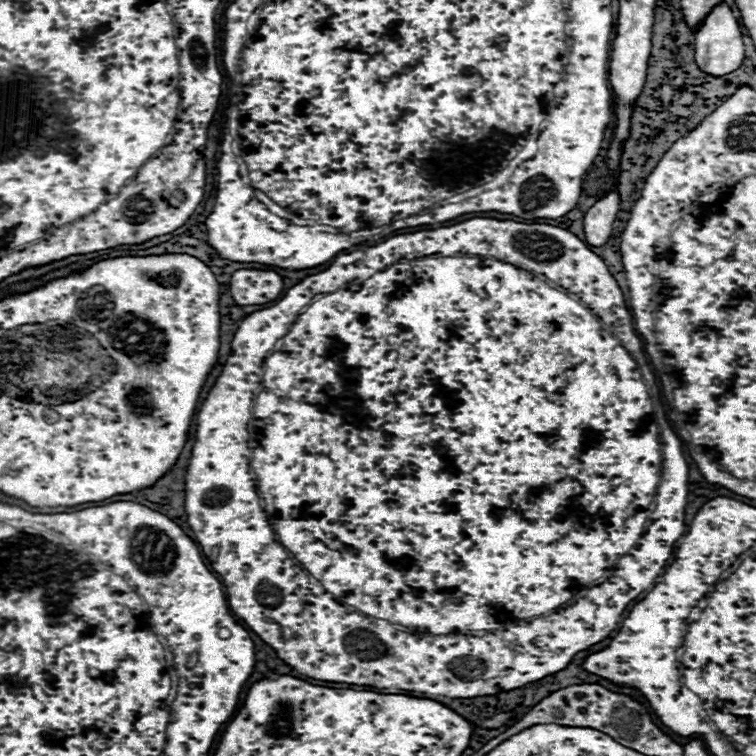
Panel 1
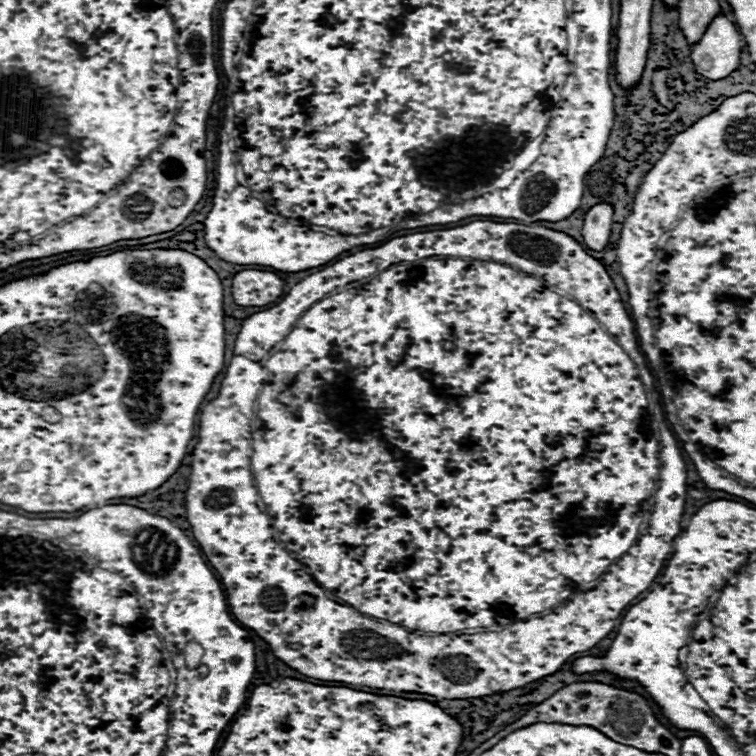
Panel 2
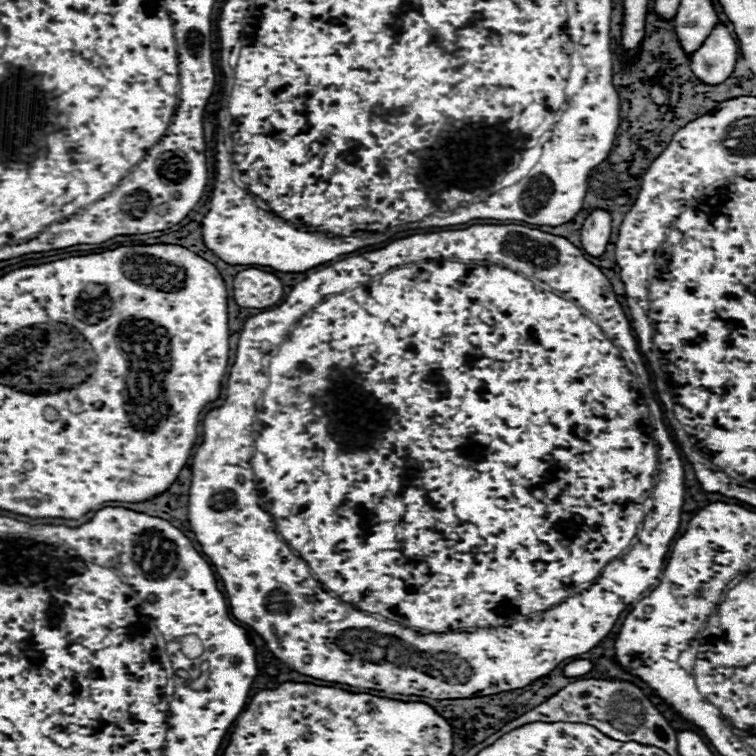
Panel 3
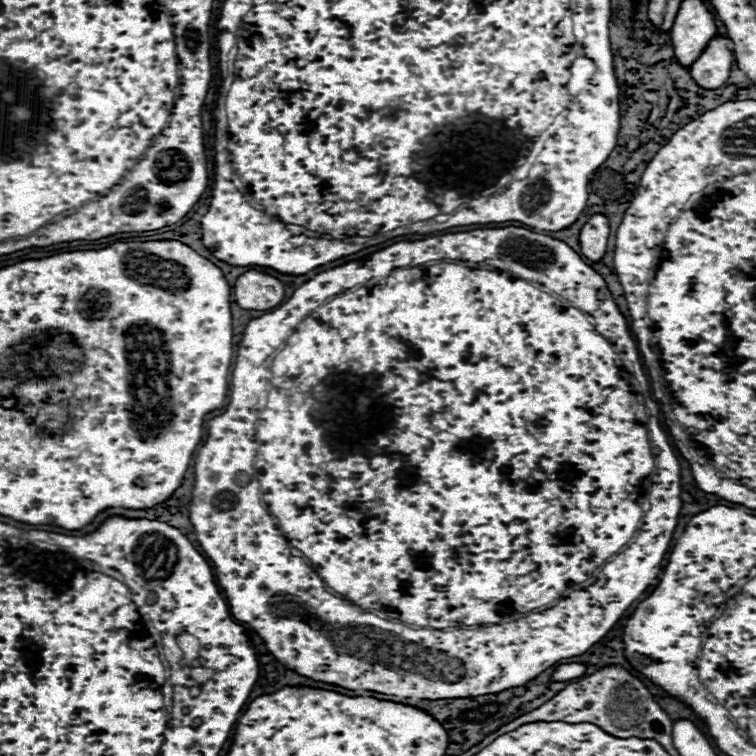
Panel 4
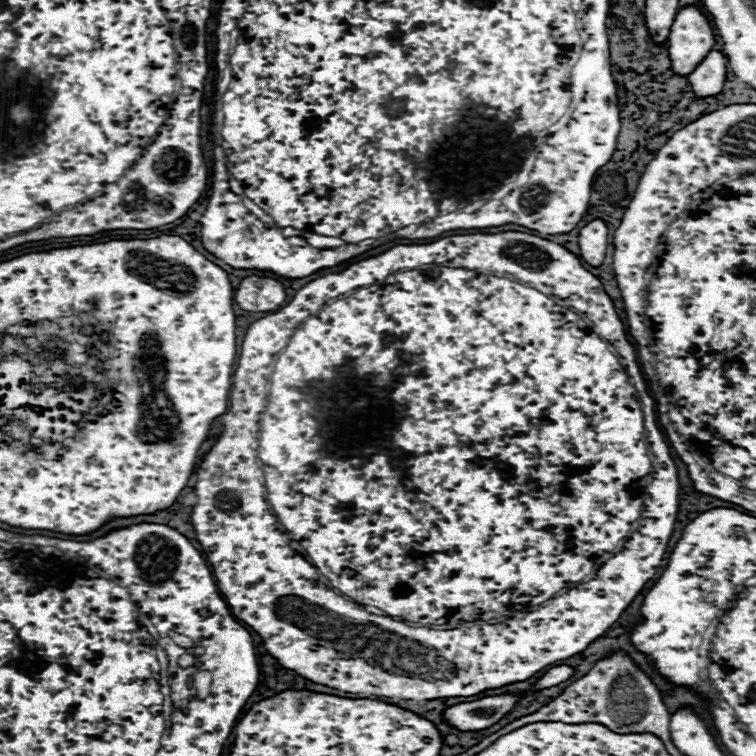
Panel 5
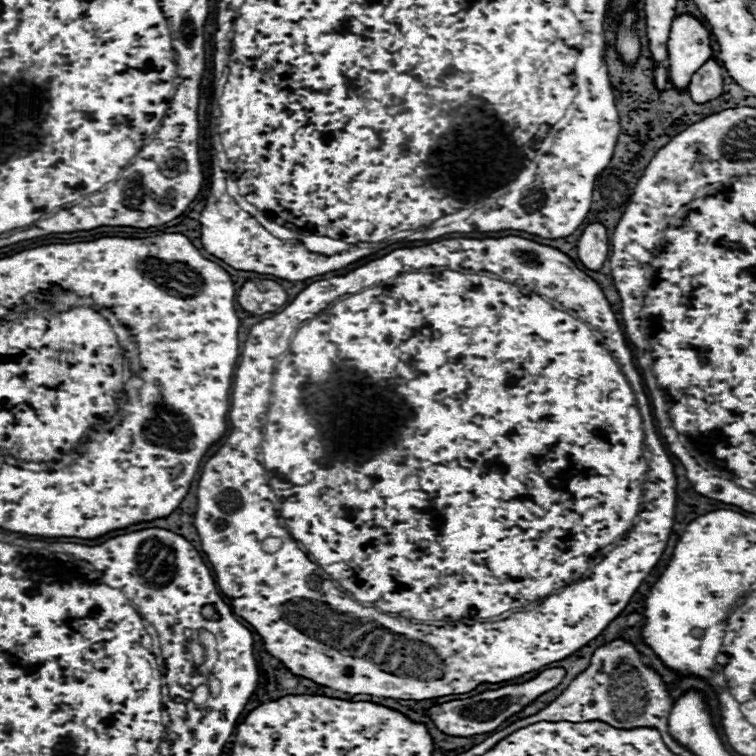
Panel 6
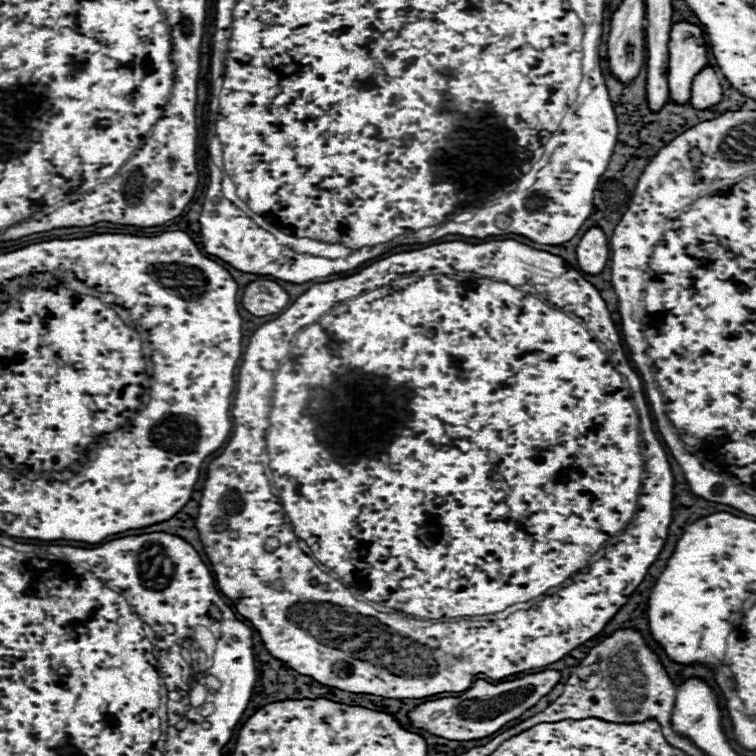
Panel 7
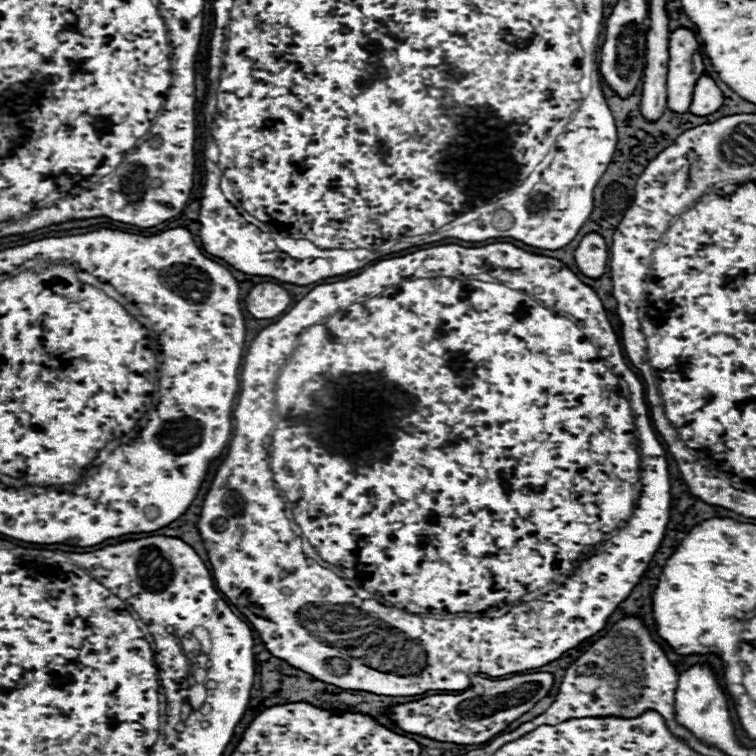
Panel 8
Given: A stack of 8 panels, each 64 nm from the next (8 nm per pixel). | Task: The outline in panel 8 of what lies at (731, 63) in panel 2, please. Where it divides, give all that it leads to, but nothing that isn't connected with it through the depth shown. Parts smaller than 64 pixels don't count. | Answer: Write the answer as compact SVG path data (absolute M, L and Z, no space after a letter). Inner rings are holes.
M702 76L694 88L690 112L694 116L708 116L714 114L722 106L722 92L710 76Z

